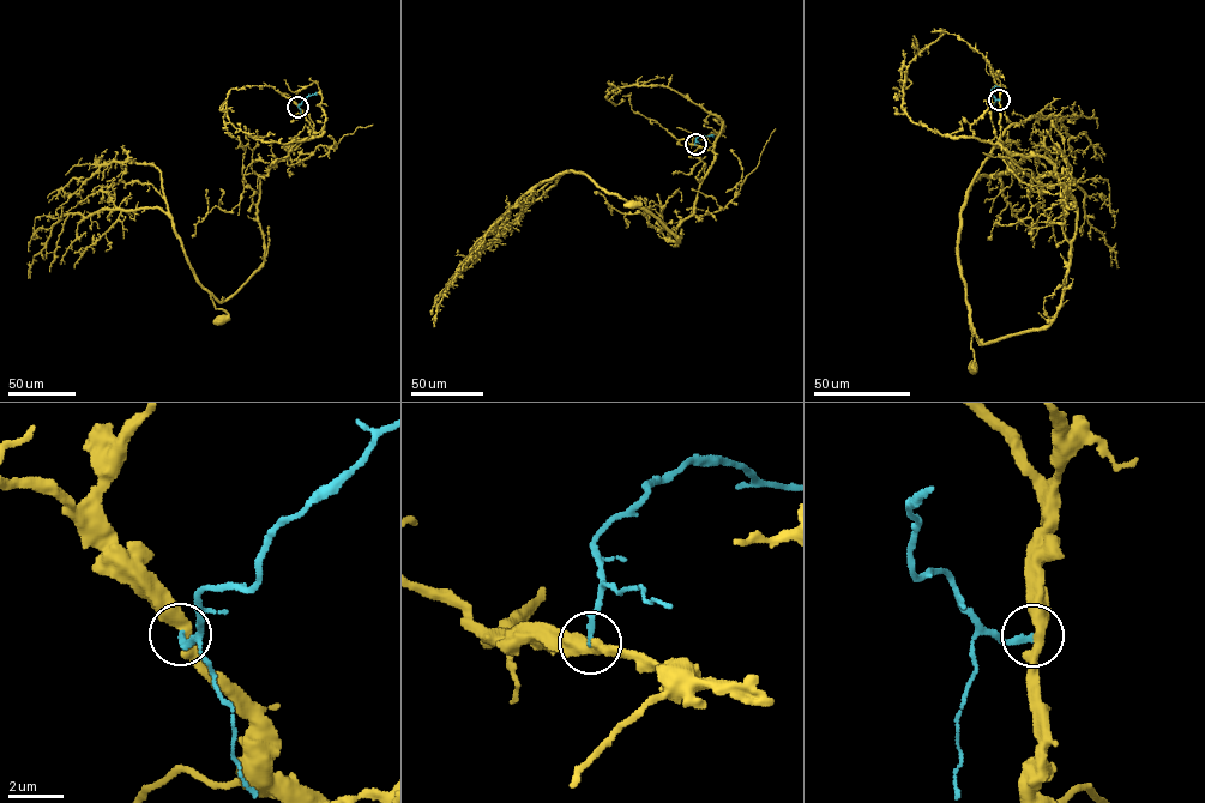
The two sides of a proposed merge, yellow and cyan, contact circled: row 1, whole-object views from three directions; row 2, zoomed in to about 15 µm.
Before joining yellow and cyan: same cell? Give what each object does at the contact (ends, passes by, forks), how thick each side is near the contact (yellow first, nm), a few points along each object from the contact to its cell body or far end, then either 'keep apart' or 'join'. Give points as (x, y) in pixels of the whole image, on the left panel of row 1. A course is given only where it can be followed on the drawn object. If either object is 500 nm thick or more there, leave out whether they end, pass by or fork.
yellow passes by | cyan ends | 440/220 nm | yellow via (297, 107), (312, 137), (293, 140), (260, 177), (264, 259), (224, 301), (211, 295), (222, 319) | cyan via (297, 107), (317, 92) | keep apart

